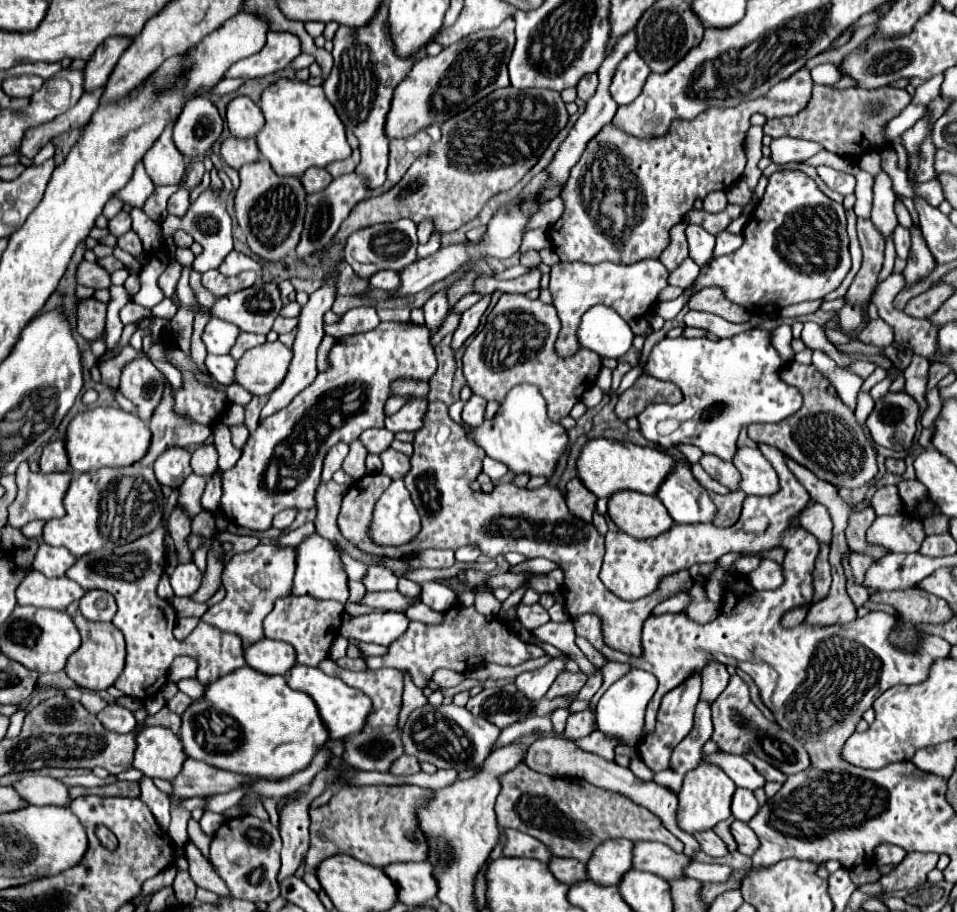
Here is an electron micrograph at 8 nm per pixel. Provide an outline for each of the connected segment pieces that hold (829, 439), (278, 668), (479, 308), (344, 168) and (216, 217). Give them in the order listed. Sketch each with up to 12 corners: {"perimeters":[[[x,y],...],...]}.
{"perimeters":[[[809,364],[781,378],[805,390],[781,424],[749,438],[779,448],[837,488],[877,474],[855,414]],[[269,638],[243,654],[263,674],[287,676],[297,664],[293,646]],[[485,294],[477,304],[463,312],[453,334],[457,350],[477,330],[481,316],[491,302]],[[359,150],[353,156],[327,166],[327,172],[337,178],[349,174],[359,164]],[[205,188],[185,216],[167,216],[165,236],[185,230],[203,246],[195,270],[233,250],[223,188]]]}

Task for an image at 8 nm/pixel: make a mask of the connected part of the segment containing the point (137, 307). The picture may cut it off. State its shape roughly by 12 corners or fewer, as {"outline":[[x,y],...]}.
{"outline":[[127,302],[121,308],[121,322],[131,324],[151,316],[151,310]]}

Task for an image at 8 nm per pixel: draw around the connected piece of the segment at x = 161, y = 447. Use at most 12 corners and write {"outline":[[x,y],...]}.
{"outline":[[165,380],[163,398],[151,416],[153,446],[141,466],[171,446],[203,444],[209,426],[175,412]]}

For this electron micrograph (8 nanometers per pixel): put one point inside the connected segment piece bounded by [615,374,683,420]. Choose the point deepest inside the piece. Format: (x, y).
(646, 390)

